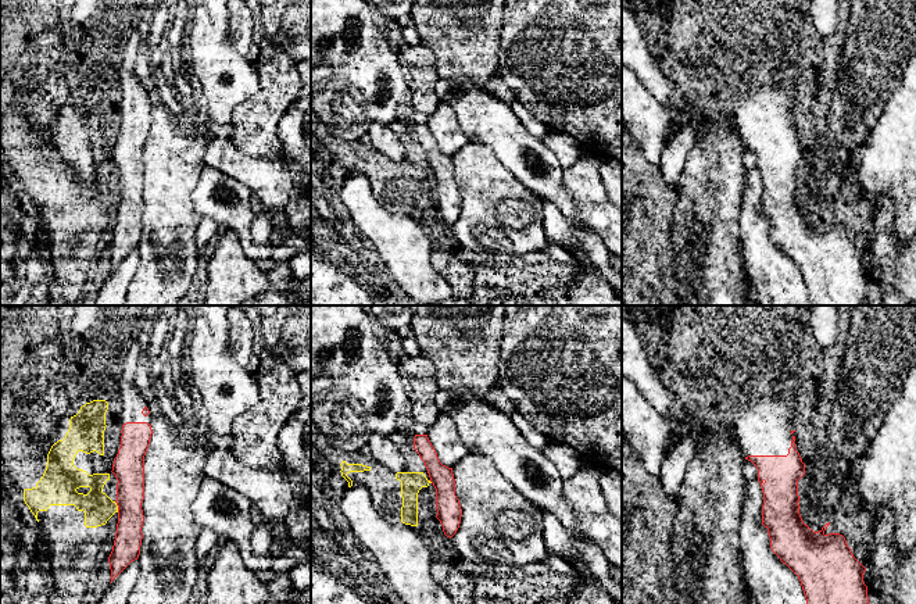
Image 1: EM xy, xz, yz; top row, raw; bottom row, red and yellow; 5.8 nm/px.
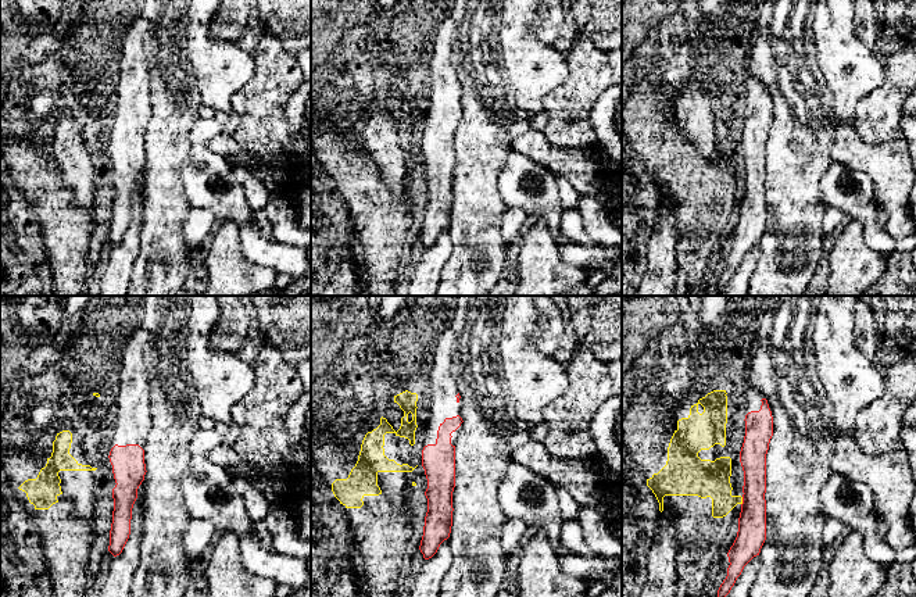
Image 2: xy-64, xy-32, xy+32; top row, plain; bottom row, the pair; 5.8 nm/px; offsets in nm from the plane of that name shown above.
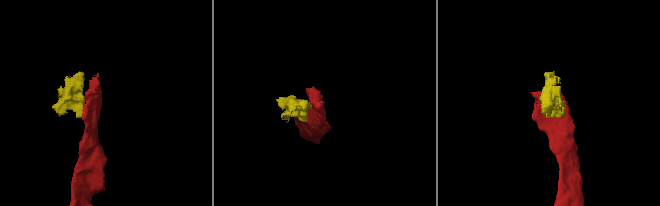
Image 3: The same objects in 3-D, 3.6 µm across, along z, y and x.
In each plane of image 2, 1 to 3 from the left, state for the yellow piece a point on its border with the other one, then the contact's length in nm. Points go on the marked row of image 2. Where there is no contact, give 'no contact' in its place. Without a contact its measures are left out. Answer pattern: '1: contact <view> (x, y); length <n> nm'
1: no contact
2: no contact
3: contact xy+32 (743, 501); length 50 nm

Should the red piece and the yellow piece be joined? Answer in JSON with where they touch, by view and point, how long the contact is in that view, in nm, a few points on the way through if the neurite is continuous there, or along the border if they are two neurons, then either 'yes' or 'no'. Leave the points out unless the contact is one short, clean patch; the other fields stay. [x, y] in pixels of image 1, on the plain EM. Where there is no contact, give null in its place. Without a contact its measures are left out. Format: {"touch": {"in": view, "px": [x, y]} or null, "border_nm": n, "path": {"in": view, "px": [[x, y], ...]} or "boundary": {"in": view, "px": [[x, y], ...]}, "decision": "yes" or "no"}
{"touch": {"in": "xy", "px": [118, 196]}, "border_nm": 70, "boundary": {"in": "xy", "px": [[114, 190], [118, 200]]}, "decision": "no"}

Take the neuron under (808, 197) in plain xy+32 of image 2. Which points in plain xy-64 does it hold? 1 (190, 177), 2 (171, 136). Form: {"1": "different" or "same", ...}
{"1": "different", "2": "same"}

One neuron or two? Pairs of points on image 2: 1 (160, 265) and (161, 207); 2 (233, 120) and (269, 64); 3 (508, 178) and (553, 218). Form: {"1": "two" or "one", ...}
{"1": "one", "2": "two", "3": "one"}

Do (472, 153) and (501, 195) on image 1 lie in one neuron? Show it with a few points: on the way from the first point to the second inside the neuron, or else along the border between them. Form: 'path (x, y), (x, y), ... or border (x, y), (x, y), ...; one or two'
path (473, 163), (492, 185); one

